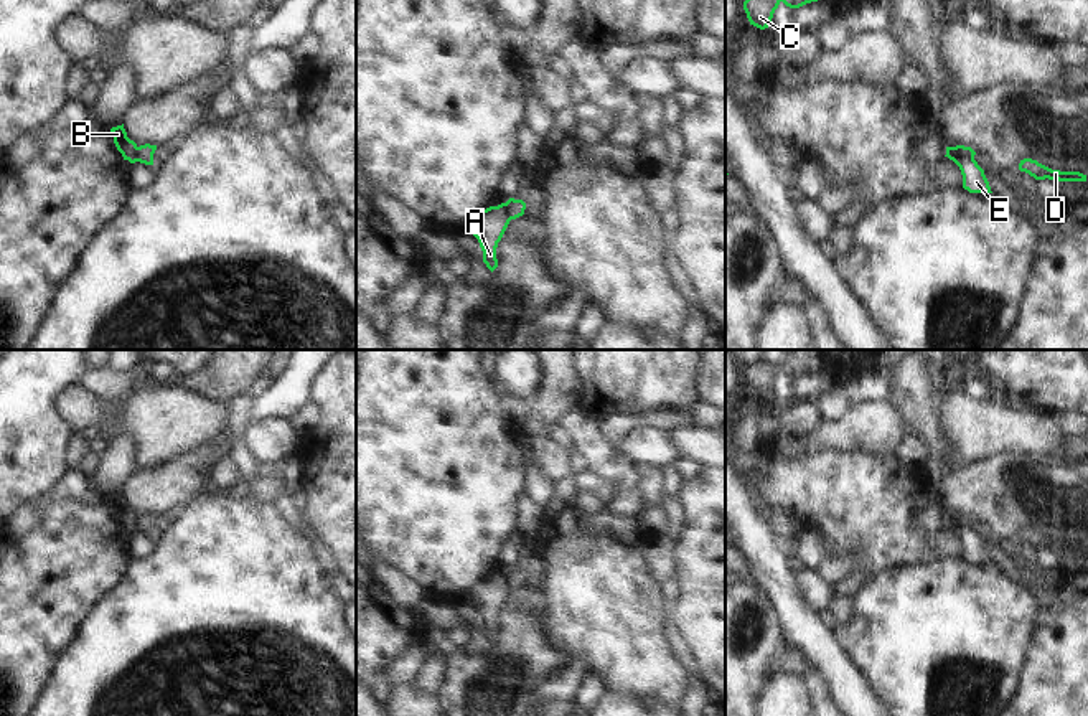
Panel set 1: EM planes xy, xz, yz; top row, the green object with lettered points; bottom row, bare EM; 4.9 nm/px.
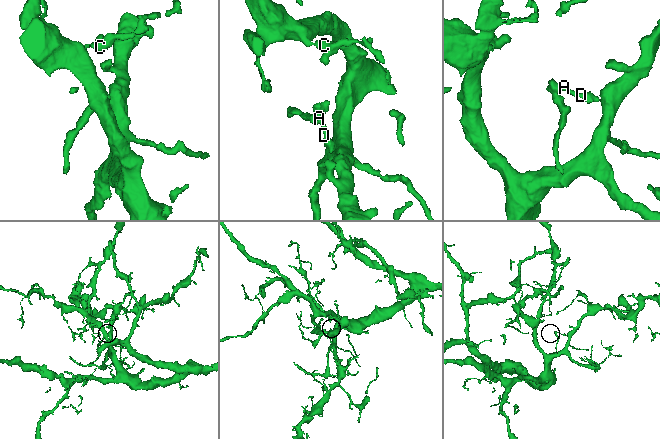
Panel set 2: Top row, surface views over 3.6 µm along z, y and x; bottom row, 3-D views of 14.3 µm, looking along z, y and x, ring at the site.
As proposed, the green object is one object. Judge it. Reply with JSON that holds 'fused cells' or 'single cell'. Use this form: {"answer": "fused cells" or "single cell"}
{"answer": "fused cells"}

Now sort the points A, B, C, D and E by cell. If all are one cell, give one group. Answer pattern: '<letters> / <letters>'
A B C D / E

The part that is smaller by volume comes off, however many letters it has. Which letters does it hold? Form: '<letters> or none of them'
E

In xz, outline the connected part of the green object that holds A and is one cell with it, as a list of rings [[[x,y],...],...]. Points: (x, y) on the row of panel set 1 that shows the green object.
[[[506,203],[490,206],[468,219],[471,234],[478,239],[483,251],[483,262],[493,272],[498,267],[496,247],[501,241],[509,219]]]

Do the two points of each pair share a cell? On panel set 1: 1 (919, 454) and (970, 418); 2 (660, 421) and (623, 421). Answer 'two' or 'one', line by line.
1: two
2: one

